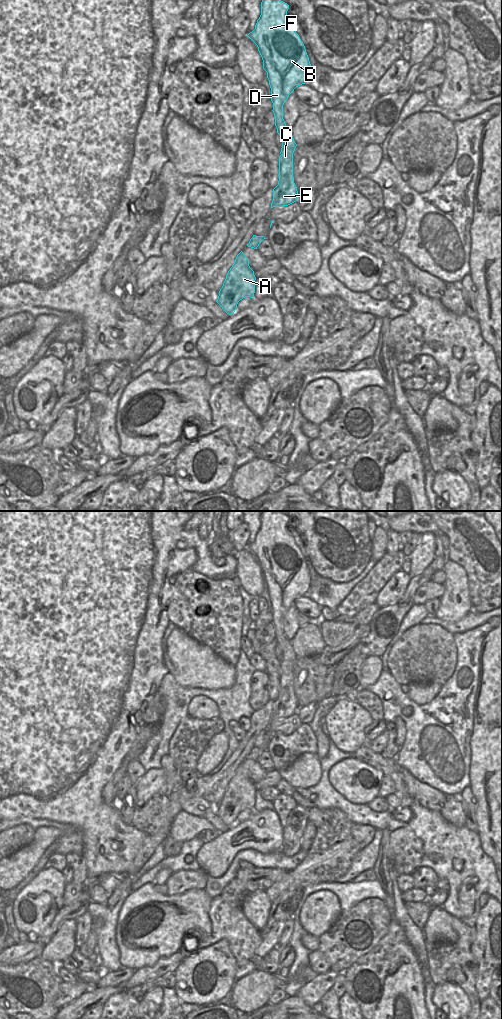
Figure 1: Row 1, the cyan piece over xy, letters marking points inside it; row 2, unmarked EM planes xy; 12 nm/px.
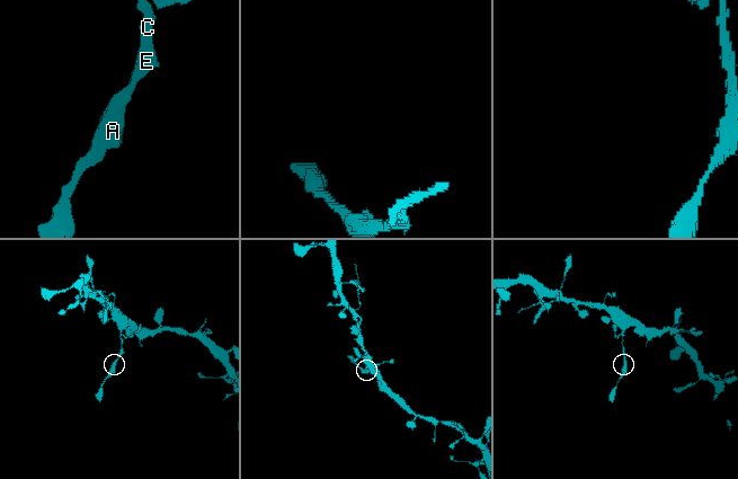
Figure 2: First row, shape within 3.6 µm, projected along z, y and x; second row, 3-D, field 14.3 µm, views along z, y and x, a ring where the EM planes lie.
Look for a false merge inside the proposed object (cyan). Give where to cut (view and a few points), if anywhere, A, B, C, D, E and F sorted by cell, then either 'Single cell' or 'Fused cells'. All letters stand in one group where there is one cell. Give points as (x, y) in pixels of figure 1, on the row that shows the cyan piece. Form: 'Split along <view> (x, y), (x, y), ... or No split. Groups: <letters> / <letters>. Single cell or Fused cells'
No split. Groups: A B C D E F. Single cell

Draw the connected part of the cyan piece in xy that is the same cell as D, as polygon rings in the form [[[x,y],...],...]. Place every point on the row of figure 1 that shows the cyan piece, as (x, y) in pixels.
[[[262,0],[261,15],[257,20],[255,29],[247,36],[257,45],[258,51],[263,60],[263,69],[267,72],[267,78],[271,88],[271,101],[273,103],[273,113],[275,116],[275,126],[277,133],[282,138],[282,148],[279,157],[279,181],[278,185],[273,189],[273,201],[271,208],[288,206],[298,199],[297,187],[293,177],[293,153],[297,144],[291,134],[291,129],[286,126],[283,119],[283,105],[294,89],[302,84],[305,84],[310,77],[311,64],[307,55],[305,46],[299,35],[296,33],[294,26],[287,19],[287,11],[289,5],[281,0]]]

